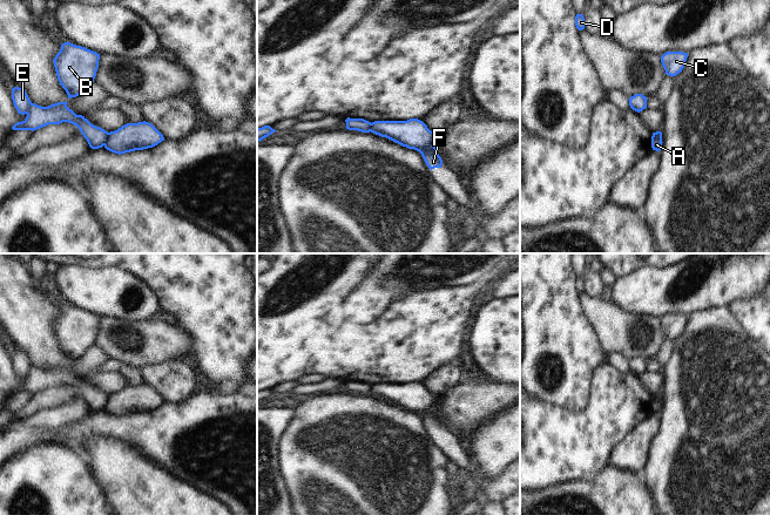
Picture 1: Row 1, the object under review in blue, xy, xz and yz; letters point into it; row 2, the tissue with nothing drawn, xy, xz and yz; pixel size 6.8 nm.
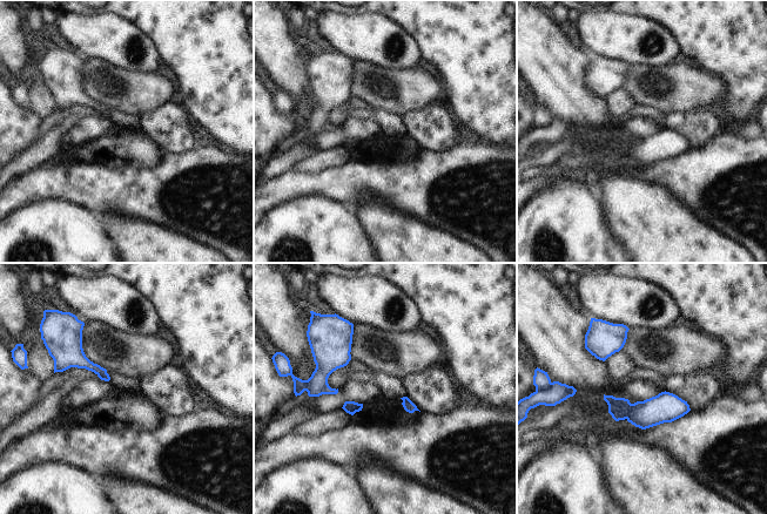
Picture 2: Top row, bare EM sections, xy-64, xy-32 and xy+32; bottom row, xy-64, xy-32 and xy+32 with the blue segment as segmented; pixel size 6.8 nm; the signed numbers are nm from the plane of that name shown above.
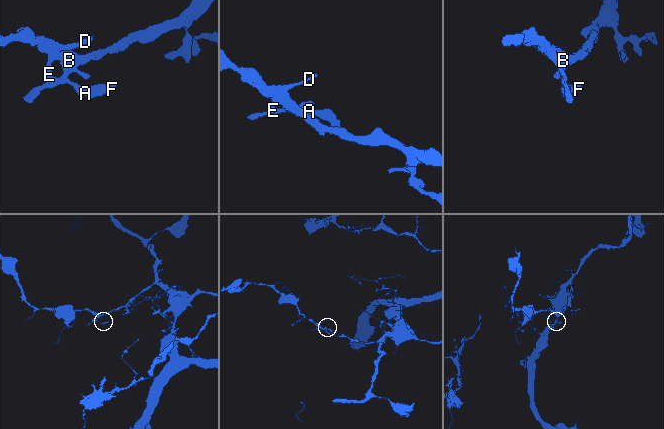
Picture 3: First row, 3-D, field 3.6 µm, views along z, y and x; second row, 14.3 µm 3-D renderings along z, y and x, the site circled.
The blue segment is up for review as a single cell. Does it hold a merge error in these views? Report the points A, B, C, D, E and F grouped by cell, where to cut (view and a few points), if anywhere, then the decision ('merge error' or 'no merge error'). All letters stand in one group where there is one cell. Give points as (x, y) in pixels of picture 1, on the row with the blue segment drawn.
groups A F / B C D E; cut xy (108, 133), (103, 144); merge error

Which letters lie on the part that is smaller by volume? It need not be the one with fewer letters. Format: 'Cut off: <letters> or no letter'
Cut off: A, F

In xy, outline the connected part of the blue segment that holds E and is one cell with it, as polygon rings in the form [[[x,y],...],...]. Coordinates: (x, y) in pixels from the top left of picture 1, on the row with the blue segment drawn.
[[[19,87],[12,89],[12,100],[18,113],[27,115],[22,122],[18,122],[12,127],[13,130],[34,131],[48,124],[68,122],[80,129],[92,149],[99,149],[106,144],[108,131],[92,124],[85,116],[76,115],[67,107],[67,101],[41,107],[32,103],[26,90]]]

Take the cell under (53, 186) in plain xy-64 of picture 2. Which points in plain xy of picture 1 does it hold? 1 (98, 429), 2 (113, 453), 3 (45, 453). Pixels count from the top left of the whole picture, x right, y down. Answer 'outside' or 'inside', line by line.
1: inside
2: outside
3: outside

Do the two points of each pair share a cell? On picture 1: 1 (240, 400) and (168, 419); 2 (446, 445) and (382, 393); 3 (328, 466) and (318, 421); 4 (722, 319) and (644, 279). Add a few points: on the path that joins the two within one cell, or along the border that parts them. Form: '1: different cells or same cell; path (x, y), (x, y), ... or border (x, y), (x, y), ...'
1: same cell; path (222, 406), (218, 406), (203, 419), (186, 419)
2: same cell; path (434, 426), (430, 417), (410, 397), (400, 394)
3: same cell; path (328, 455), (328, 432)
4: different cells; border (729, 306), (715, 306), (694, 311), (688, 317)

